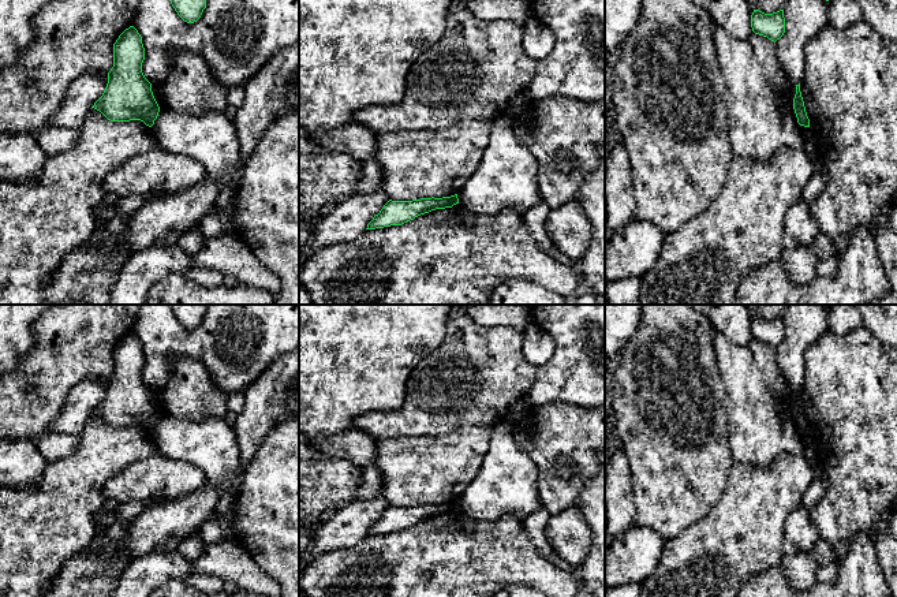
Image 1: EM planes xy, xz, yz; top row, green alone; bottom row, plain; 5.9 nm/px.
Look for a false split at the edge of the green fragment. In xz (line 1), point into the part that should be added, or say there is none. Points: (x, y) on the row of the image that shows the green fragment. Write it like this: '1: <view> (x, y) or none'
1: none

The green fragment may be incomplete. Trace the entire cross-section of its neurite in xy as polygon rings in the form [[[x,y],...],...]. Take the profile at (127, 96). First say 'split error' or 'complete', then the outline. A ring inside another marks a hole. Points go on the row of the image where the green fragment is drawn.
complete | [[[134,26],[126,29],[113,44],[113,67],[102,96],[91,108],[111,122],[141,120],[152,127],[160,107],[153,96],[152,83],[142,72],[145,48]]]

